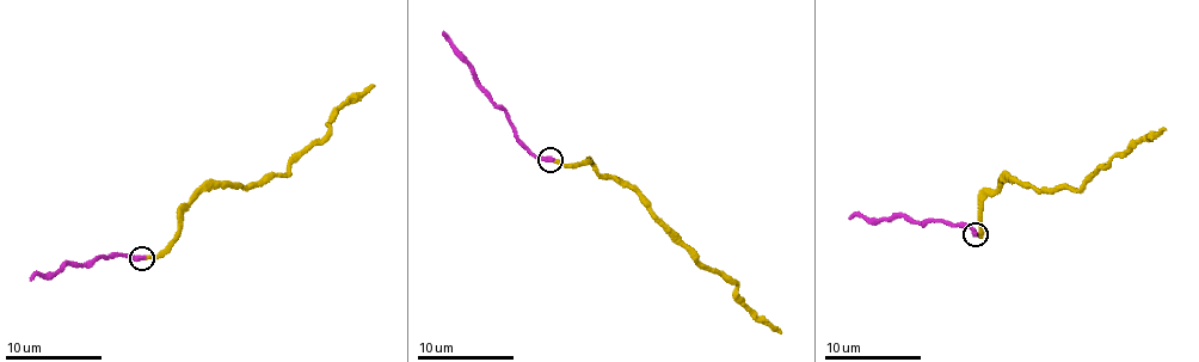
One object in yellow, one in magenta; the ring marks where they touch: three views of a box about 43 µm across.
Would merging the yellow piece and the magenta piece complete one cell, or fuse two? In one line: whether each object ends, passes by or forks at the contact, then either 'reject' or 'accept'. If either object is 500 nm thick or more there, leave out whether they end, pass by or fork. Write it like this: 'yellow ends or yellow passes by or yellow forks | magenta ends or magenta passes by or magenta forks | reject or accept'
yellow ends | magenta ends | accept

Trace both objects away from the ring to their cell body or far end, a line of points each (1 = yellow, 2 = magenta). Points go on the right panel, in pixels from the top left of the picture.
1: (975, 233), (981, 201), (1000, 189), (1002, 182), (1053, 192), (1077, 189), (1112, 158), (1167, 129)
2: (975, 233), (954, 226), (899, 216), (849, 218)

